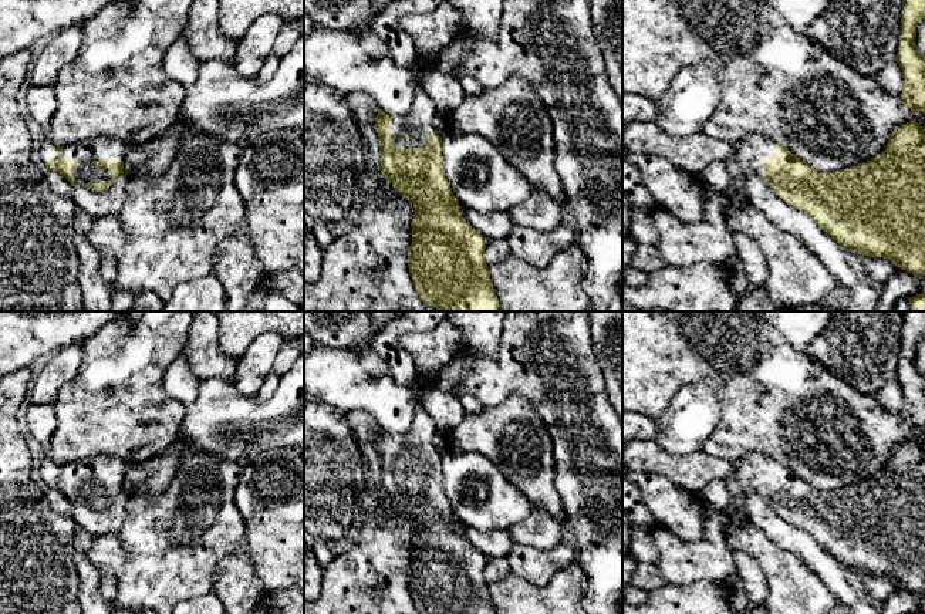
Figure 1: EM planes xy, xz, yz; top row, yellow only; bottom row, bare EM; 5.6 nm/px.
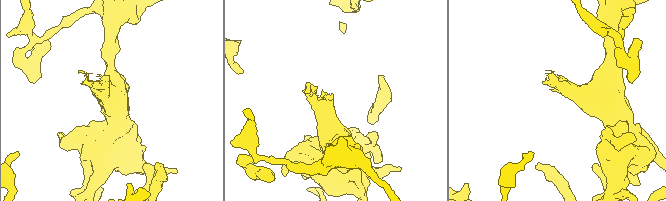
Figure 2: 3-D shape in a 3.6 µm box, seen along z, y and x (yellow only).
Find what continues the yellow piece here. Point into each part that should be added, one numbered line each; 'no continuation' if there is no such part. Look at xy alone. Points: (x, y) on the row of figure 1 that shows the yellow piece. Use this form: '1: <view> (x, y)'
1: xy (87, 152)

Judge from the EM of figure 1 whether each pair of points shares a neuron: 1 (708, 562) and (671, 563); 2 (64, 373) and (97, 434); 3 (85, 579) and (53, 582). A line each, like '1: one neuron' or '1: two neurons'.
1: one neuron
2: two neurons
3: two neurons

